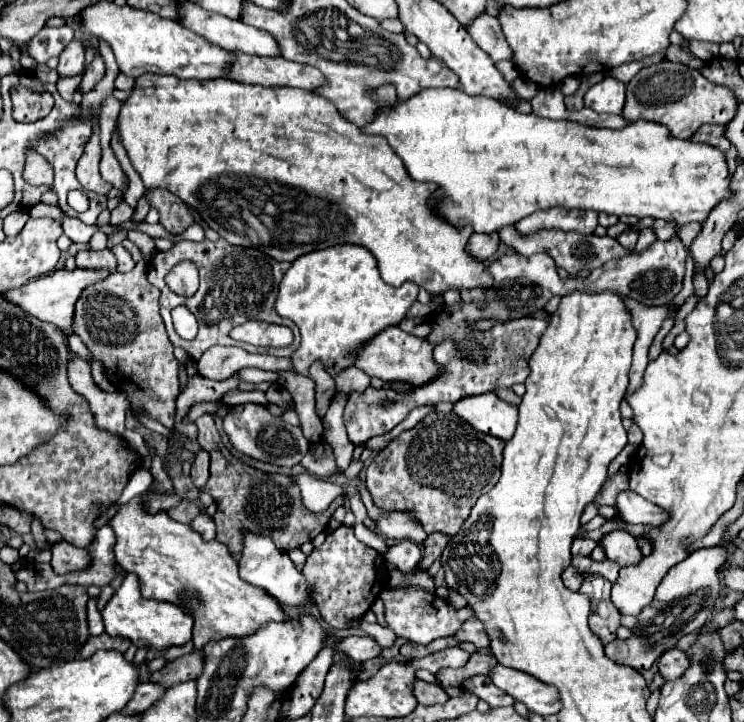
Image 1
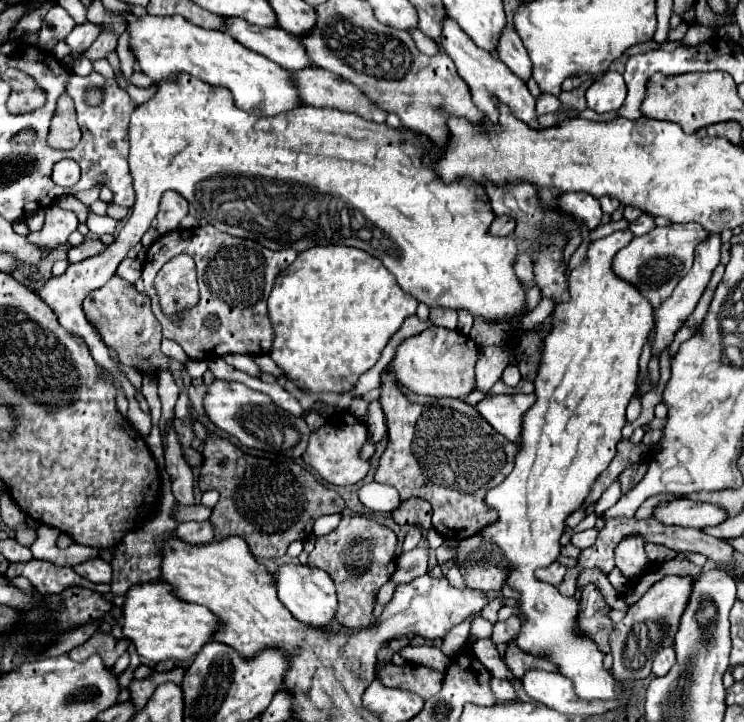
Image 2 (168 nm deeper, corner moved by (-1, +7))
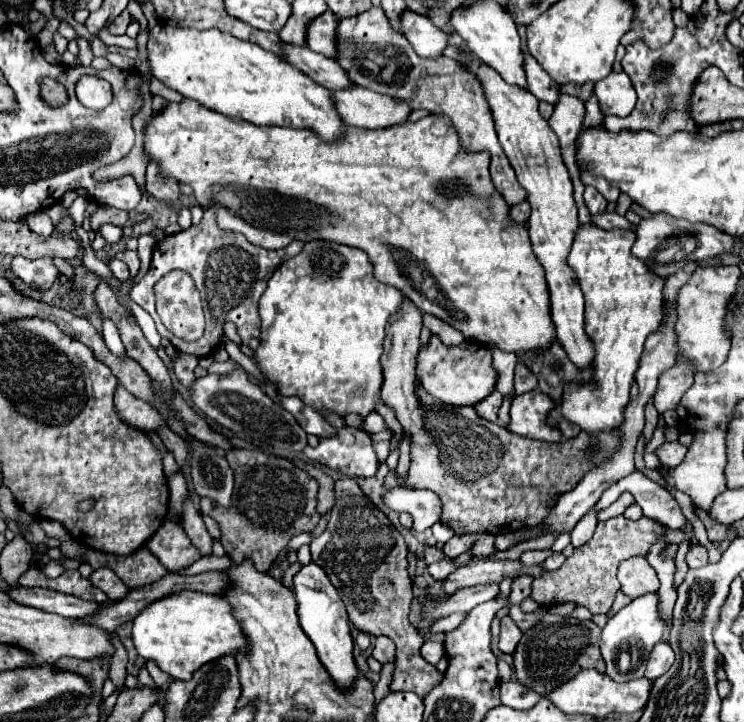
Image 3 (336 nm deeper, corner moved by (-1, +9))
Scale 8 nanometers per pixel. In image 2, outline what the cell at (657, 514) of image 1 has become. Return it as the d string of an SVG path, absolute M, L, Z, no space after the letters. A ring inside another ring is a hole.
M688 498L660 502L654 508L652 516L666 526L676 524L676 526L694 526L694 528L716 526L726 520L726 512L722 508L706 502L694 502Z

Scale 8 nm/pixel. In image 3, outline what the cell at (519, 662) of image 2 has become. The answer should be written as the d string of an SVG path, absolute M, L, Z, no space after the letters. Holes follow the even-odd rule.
M566 618L566 622L536 624L528 632L524 632L514 652L514 670L516 670L518 682L532 688L540 696L546 696L548 692L572 680L578 672L586 668L604 672L606 664L602 664L602 656L598 648L600 632L602 630L594 622L574 622L570 618Z

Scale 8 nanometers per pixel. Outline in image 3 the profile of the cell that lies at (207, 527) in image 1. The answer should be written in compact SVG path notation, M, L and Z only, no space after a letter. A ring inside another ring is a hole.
M164 522L162 528L148 540L146 548L166 566L168 572L178 572L194 564L200 556L198 550L190 544L184 528L176 522Z

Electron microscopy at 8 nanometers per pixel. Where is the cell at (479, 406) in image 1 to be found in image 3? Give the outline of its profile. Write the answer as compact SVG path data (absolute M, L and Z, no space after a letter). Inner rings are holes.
M532 390L520 396L514 396L510 408L510 432L518 436L544 440L544 442L560 442L562 432L558 428L548 426L548 414L554 408L554 400L540 390Z

